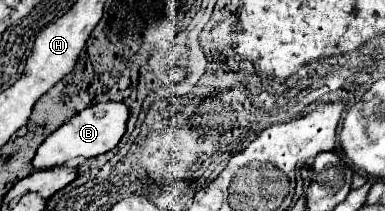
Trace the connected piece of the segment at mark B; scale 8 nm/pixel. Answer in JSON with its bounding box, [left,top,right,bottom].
[33,101,129,169]

